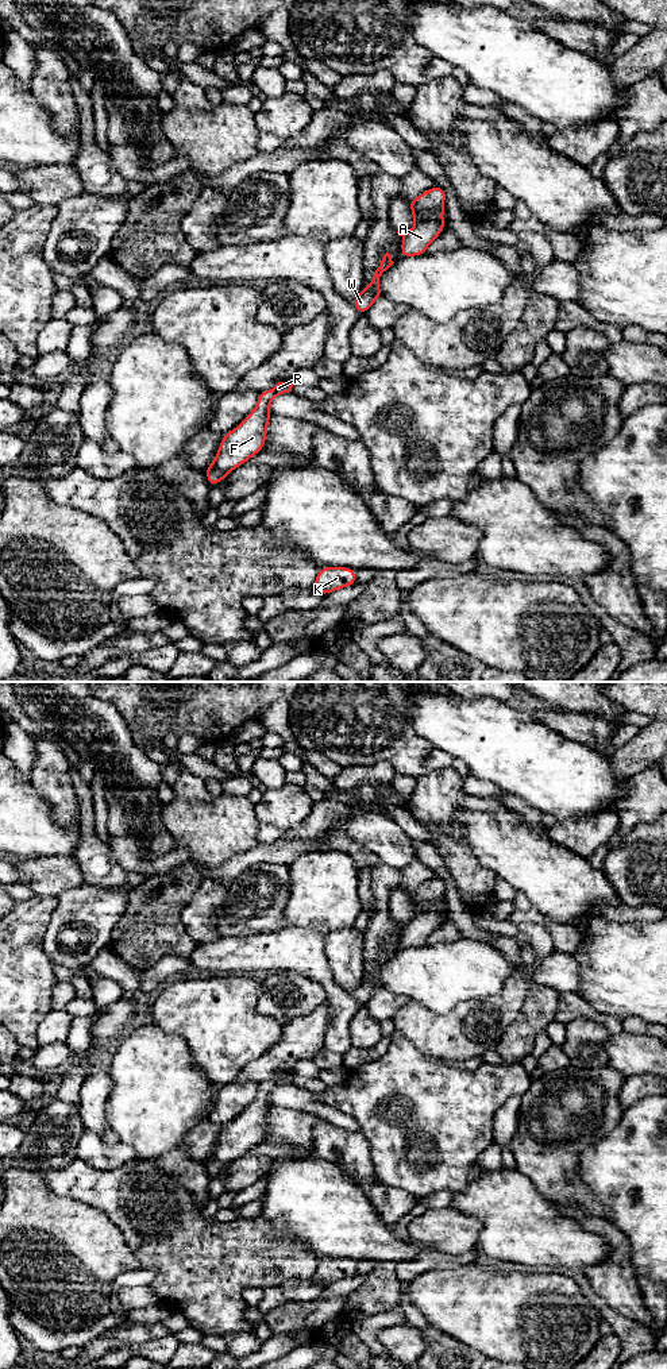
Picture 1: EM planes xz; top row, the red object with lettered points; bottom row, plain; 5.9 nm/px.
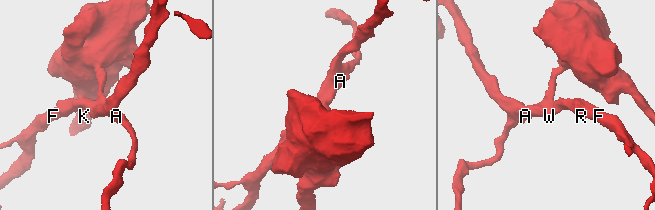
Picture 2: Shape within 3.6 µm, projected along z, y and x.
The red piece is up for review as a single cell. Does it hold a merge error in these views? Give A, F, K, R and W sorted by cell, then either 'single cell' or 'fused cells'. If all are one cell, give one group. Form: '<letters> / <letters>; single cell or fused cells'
A K / F R W; fused cells

